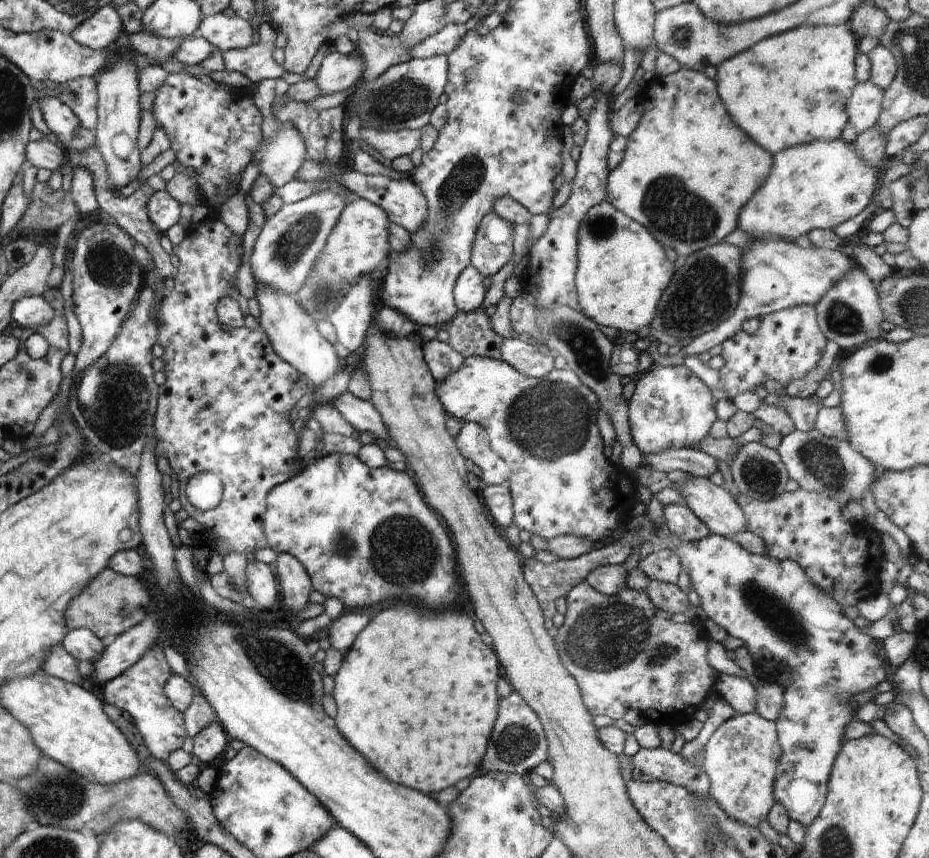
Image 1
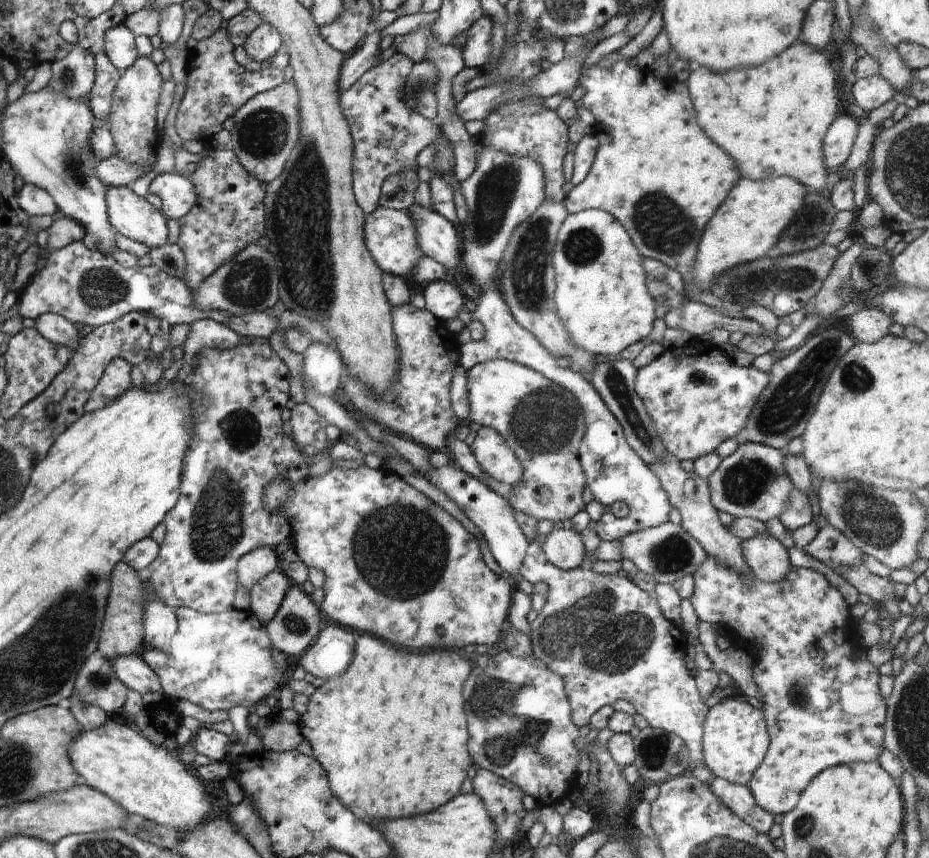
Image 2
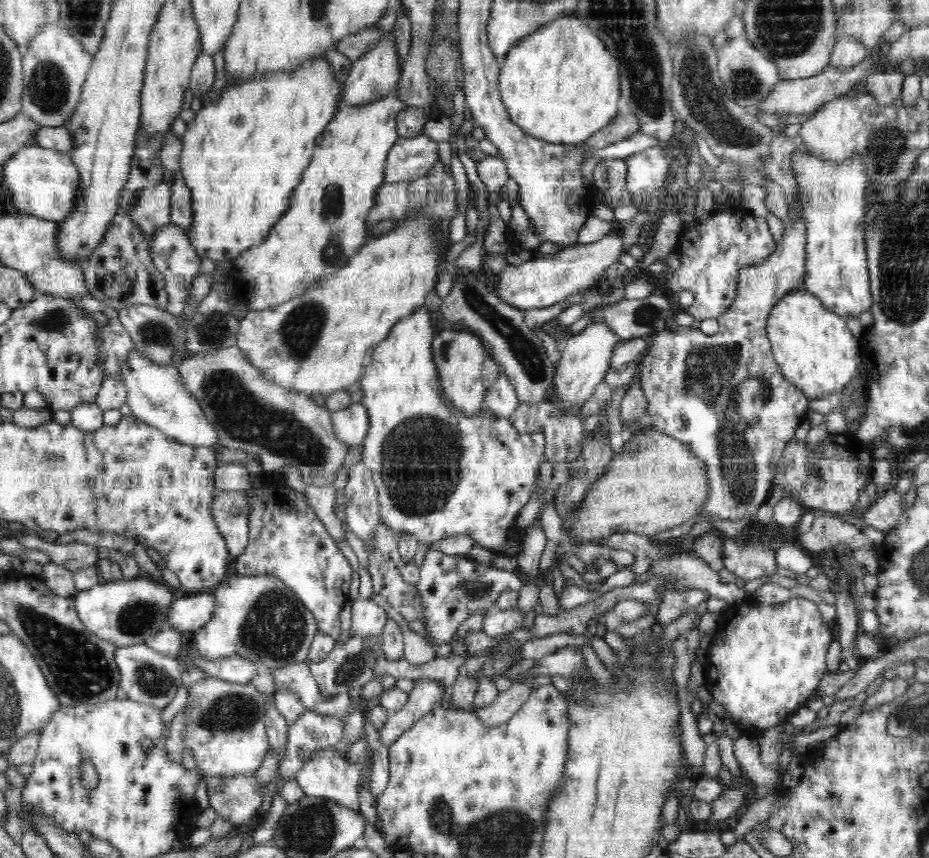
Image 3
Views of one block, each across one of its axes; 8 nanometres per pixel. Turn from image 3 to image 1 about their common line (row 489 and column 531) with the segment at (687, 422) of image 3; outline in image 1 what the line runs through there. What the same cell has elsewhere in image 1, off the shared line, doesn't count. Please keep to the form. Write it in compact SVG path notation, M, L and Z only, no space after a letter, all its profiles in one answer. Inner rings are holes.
M512 691L510 696L501 698L481 766L488 771L528 776L548 758L547 737L540 718L515 691Z

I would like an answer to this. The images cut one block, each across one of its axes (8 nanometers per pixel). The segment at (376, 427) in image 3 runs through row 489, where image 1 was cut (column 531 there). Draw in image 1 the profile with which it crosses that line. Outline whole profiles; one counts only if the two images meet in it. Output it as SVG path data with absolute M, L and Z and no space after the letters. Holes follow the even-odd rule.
M470 356L464 360L464 363L454 372L450 374L440 385L436 388L437 398L440 400L444 411L448 417L456 417L462 419L463 423L474 422L478 424L489 435L489 442L491 450L500 456L511 471L511 476L507 483L509 492L513 503L513 523L520 530L526 530L528 536L535 535L544 538L546 541L557 538L559 535L573 535L576 537L586 538L592 544L604 538L606 532L617 528L620 514L625 509L633 509L637 499L630 495L621 494L618 485L618 474L614 468L614 462L606 458L603 454L603 441L600 435L600 430L597 424L599 409L599 401L596 394L589 390L574 372L564 368L562 370L553 369L542 377L530 377L522 375L516 371L512 366L509 366L501 359L492 359L489 357Z

